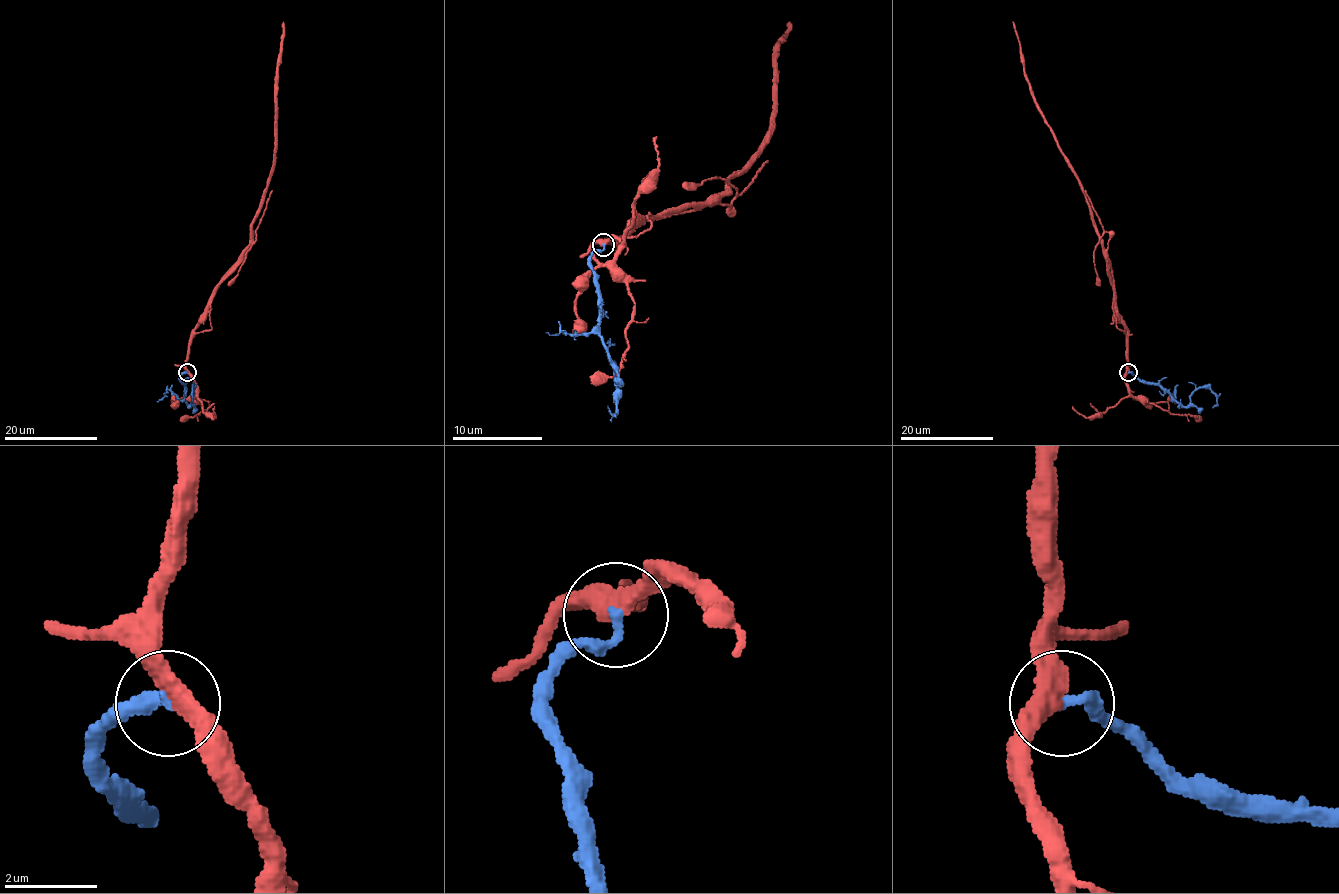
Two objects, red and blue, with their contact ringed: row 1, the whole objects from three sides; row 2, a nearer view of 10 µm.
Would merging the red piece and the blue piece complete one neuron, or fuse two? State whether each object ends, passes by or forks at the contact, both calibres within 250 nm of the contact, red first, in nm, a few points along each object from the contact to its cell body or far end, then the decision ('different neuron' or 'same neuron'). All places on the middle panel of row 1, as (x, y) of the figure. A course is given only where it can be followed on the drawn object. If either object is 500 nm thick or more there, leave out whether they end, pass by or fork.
red passes by; blue ends; calibres 400 and 200 nm; course red (604, 245), (635, 223), (698, 209), (723, 191), (766, 144), (773, 112), (773, 49), (789, 22); course blue (604, 245), (592, 254), (590, 265), (599, 333), (613, 362), (617, 383), (615, 414), (608, 405); different neuron

